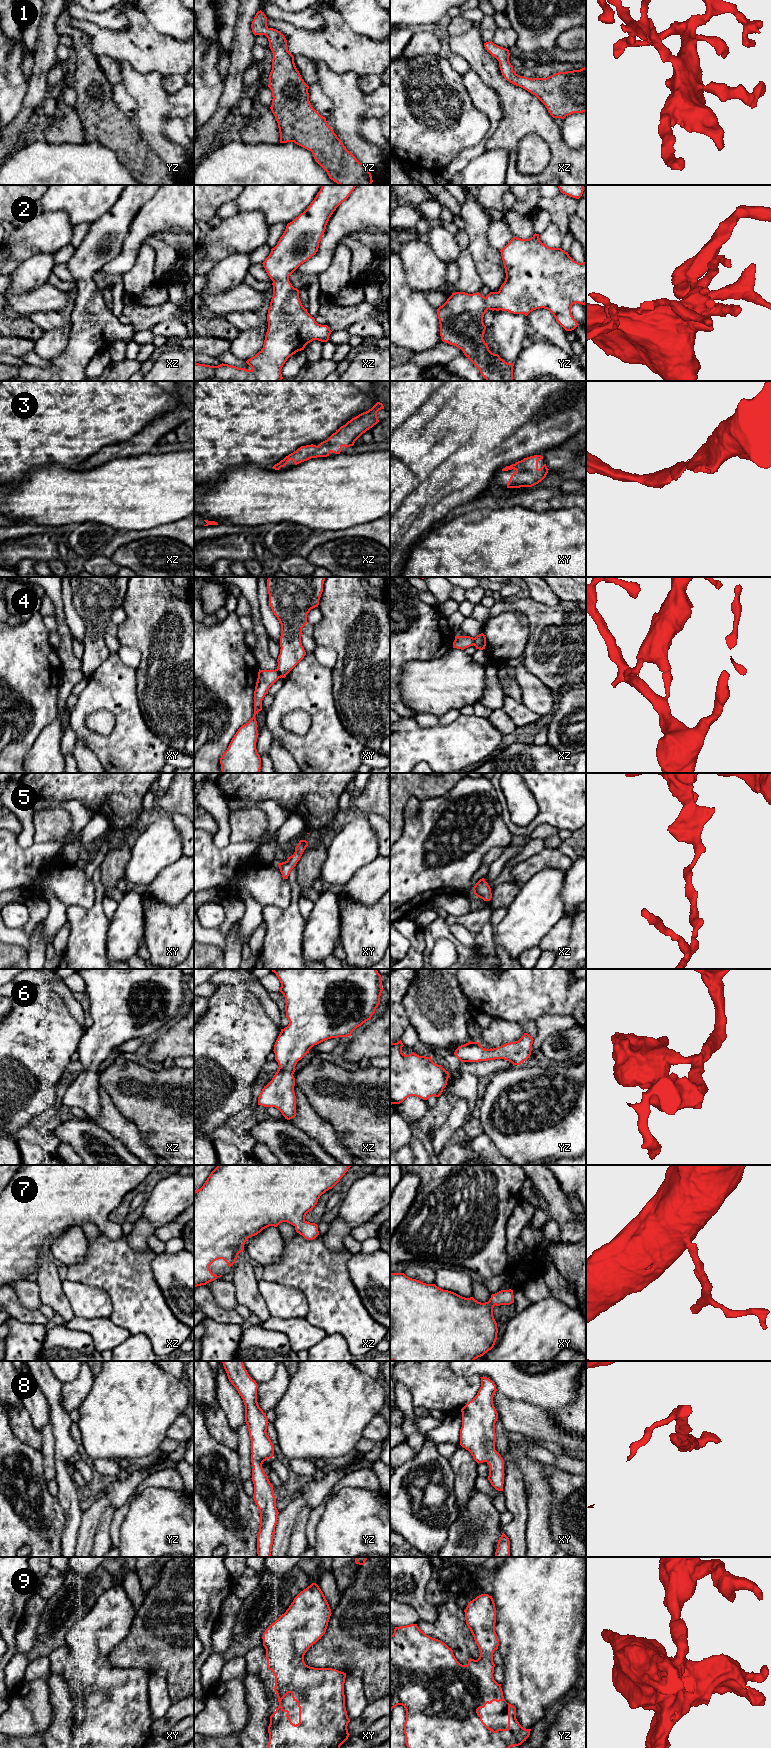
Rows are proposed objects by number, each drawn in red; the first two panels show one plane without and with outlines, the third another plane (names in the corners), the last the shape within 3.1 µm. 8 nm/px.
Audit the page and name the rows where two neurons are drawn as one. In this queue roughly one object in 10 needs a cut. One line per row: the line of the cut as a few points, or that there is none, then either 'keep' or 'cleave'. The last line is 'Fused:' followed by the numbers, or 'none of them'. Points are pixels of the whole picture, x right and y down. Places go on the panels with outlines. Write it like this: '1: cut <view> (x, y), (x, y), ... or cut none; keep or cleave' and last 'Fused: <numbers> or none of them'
1: cut none; keep
2: cut none; keep
3: cut none; keep
4: cut xy (276, 669), (281, 676); cleave
5: cut none; keep
6: cut none; keep
7: cut none; keep
8: cut none; keep
9: cut none; keep
Fused: 4

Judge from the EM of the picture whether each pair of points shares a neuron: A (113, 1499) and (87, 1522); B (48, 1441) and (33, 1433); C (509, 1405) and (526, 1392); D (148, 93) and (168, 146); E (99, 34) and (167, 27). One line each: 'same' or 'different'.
A: same
B: different
C: different
D: same
E: different

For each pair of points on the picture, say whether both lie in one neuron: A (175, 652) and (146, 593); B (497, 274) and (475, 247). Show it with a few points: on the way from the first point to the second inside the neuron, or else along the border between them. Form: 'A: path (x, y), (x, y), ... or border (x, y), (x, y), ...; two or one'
A: path (168, 637), (159, 624), (153, 608); one
B: path (490, 267), (482, 254); one

